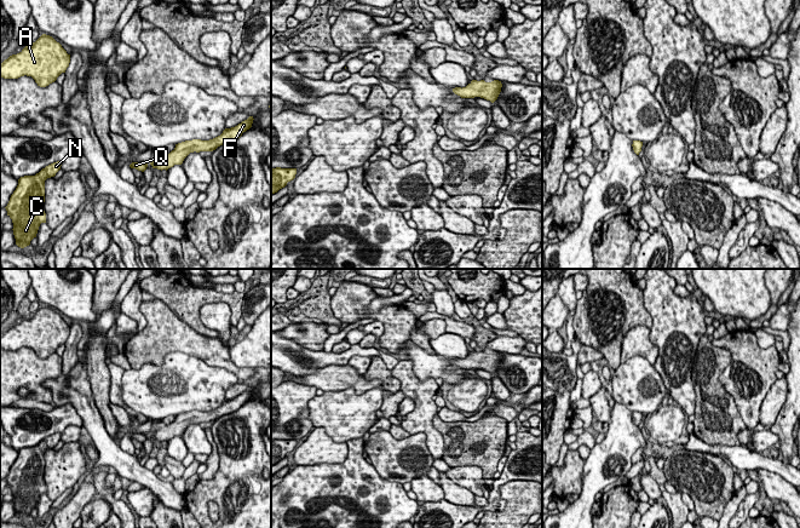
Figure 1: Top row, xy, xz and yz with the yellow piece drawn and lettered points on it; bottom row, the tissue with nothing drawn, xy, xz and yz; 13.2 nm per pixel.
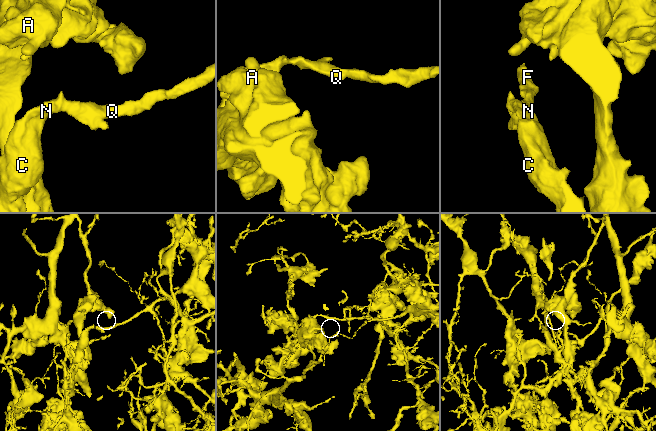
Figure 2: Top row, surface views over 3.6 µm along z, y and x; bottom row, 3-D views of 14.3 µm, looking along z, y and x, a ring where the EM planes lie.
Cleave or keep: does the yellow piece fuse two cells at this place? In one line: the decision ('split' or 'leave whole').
leave whole

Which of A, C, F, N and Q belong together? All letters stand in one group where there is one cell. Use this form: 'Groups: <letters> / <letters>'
Groups: A C F N Q

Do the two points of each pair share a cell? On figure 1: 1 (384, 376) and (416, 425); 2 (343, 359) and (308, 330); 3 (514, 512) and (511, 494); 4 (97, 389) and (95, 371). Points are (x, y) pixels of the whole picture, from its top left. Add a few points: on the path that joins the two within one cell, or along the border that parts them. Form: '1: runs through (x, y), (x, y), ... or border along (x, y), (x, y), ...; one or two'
1: border along (390, 371), (400, 382), (401, 389); two
2: border along (294, 342), (311, 350), (322, 350); two
3: runs through (514, 508), (514, 499); one
4: runs through (97, 384), (97, 376); one

